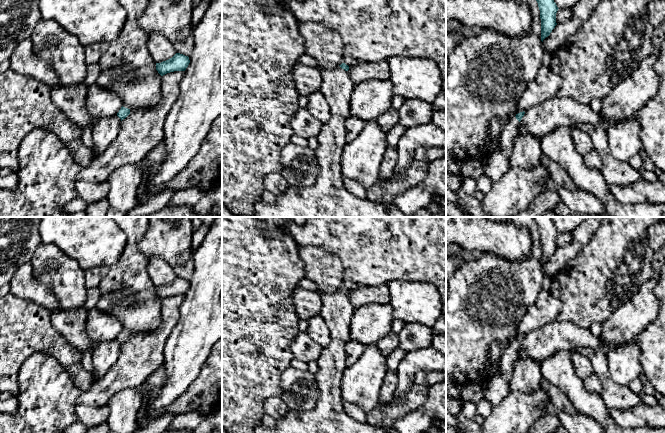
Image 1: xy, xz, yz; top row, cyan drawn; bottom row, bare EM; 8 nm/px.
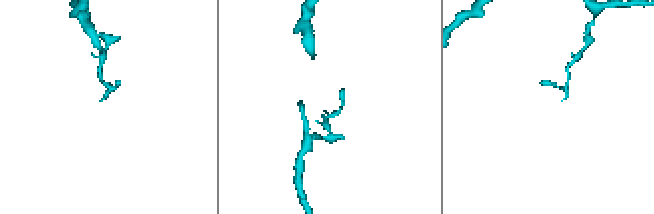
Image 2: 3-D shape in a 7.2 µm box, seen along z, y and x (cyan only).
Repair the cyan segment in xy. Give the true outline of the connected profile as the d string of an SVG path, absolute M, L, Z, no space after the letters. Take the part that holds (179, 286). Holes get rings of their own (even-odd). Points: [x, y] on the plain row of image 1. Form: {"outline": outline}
{"outline": "M176 277L172 282L156 287L156 294L163 300L174 295L185 295L190 287L189 281L180 277Z"}

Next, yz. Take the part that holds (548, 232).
{"outline": "M534 217L541 243L541 265L548 261L557 249L556 237L558 231L553 224L552 217Z"}

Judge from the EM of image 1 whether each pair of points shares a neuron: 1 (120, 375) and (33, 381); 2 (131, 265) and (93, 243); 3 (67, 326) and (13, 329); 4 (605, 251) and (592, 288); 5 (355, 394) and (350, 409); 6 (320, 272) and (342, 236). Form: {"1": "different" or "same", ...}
{"1": "same", "2": "different", "3": "different", "4": "same", "5": "different", "6": "different"}

